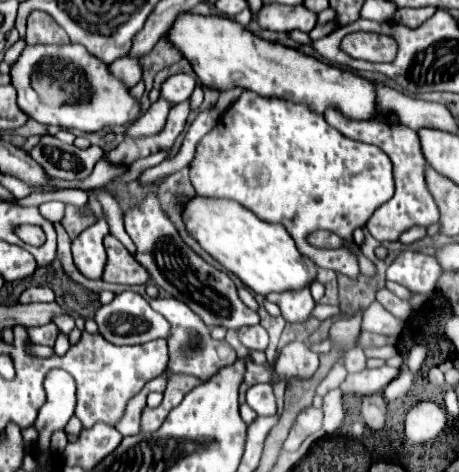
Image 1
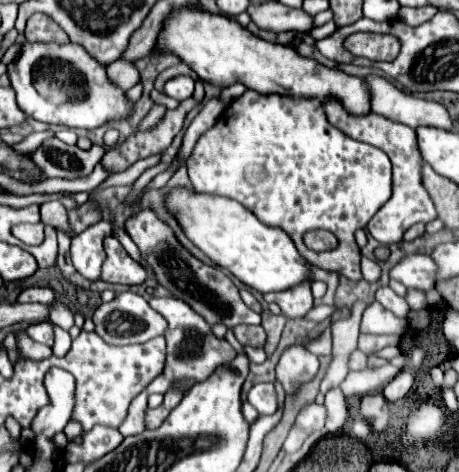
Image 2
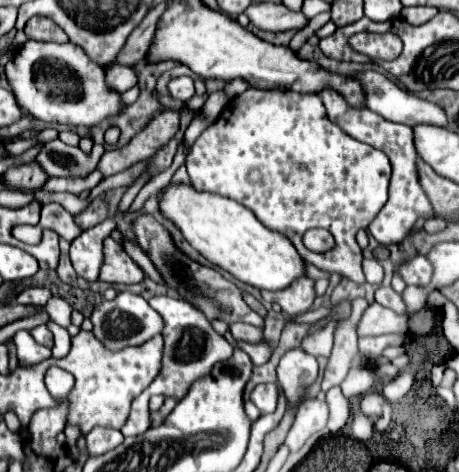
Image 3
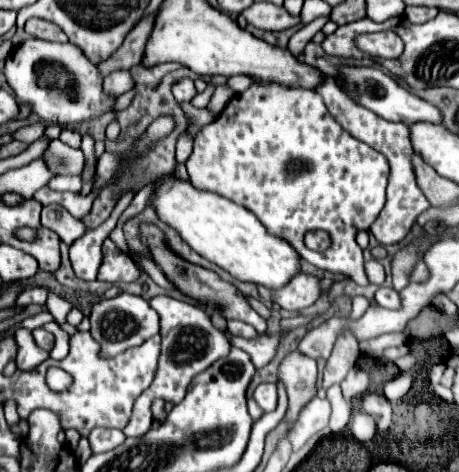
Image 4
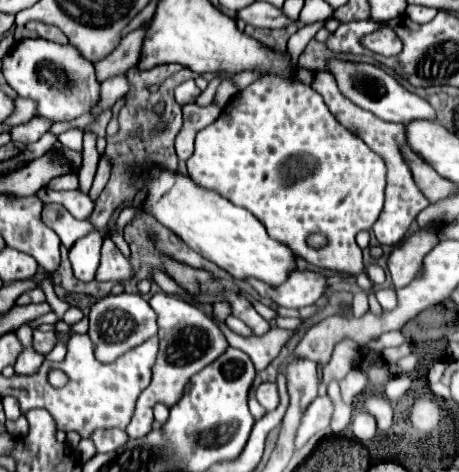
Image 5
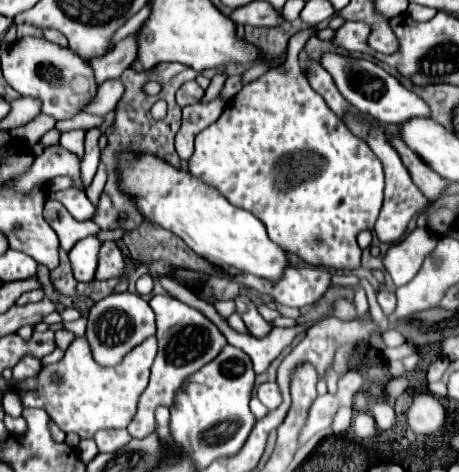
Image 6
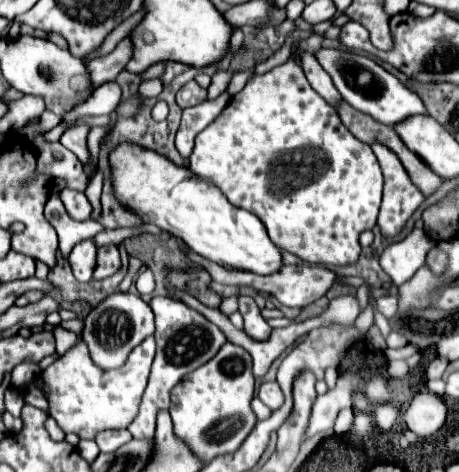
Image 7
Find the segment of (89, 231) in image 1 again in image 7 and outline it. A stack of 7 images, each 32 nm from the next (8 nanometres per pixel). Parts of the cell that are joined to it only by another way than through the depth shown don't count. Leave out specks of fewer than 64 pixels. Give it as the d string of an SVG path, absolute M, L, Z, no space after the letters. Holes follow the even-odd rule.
M92 238L82 240L72 248L68 260L72 266L74 278L78 282L90 282L92 280L92 274L96 268L96 252L98 252L98 246Z

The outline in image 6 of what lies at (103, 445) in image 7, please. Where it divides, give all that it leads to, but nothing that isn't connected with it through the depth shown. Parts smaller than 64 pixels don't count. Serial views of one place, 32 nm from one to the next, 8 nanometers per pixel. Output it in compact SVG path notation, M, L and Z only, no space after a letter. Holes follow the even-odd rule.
M98 430L94 434L94 442L98 446L98 452L116 452L124 444L128 444L132 438L126 430Z

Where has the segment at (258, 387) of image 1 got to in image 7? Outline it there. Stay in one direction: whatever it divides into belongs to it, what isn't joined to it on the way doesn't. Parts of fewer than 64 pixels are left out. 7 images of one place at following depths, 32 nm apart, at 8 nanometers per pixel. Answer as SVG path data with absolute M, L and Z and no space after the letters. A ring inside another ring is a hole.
M264 382L264 384L258 388L258 398L260 398L270 410L280 408L282 402L284 402L284 396L282 396L282 390L280 390L278 382Z

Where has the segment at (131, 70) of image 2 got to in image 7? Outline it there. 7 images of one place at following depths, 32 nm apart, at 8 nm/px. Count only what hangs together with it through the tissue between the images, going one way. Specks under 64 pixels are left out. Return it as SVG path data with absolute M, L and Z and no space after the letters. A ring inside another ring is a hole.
M106 82L100 88L96 88L96 92L92 94L92 100L88 100L88 104L84 104L84 108L80 108L80 112L76 112L76 116L66 116L62 122L74 122L80 116L110 114L112 110L116 110L120 96L122 96L120 84L118 82Z

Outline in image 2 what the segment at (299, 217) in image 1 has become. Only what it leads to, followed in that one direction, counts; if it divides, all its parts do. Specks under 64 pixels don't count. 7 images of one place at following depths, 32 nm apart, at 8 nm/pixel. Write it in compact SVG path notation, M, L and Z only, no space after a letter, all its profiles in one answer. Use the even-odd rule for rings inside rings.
M246 90L230 106L226 106L218 122L196 142L186 166L196 192L232 198L254 212L264 224L280 226L310 264L338 272L350 280L362 278L360 248L354 242L354 232L358 228L366 228L368 220L392 196L392 164L380 148L356 142L344 136L338 128L332 128L324 116L324 110L316 108L310 100L260 96L258 92ZM318 228L336 234L340 240L338 248L326 252L310 250L304 244L304 234Z

